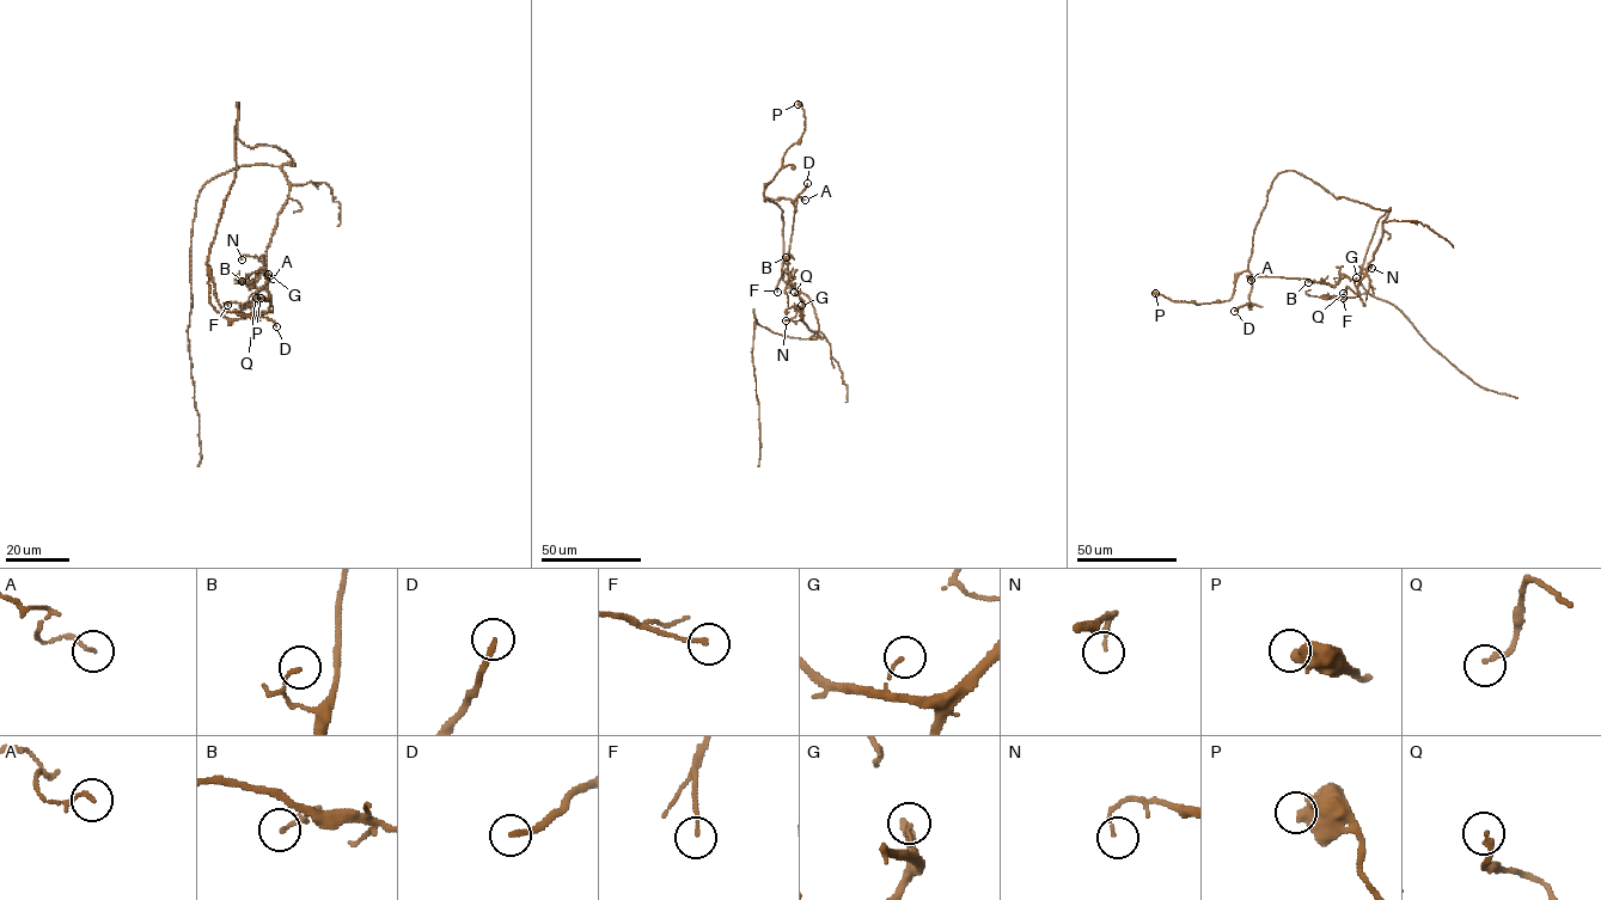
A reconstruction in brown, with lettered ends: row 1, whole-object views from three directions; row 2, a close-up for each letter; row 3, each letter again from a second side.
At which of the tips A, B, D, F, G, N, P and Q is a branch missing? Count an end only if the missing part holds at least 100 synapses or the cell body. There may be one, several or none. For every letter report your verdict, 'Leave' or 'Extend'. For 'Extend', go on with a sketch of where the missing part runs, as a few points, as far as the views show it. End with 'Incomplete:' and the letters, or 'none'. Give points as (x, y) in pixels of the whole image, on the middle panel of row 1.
A: Leave
B: Leave
D: Leave
F: Leave
G: Leave
N: Leave
P: Leave
Q: Leave
Incomplete: none

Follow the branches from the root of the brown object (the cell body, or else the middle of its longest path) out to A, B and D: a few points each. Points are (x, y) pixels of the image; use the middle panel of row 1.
A: (816, 313), (818, 334), (812, 340), (816, 331), (801, 319), (802, 302), (787, 265), (798, 197), (805, 200)
B: (816, 313), (818, 334), (812, 340), (816, 331), (801, 319), (802, 302), (799, 292), (790, 286), (786, 257)
D: (816, 313), (810, 299), (782, 279), (782, 210), (765, 197), (764, 201), (783, 197), (794, 201), (807, 183)

